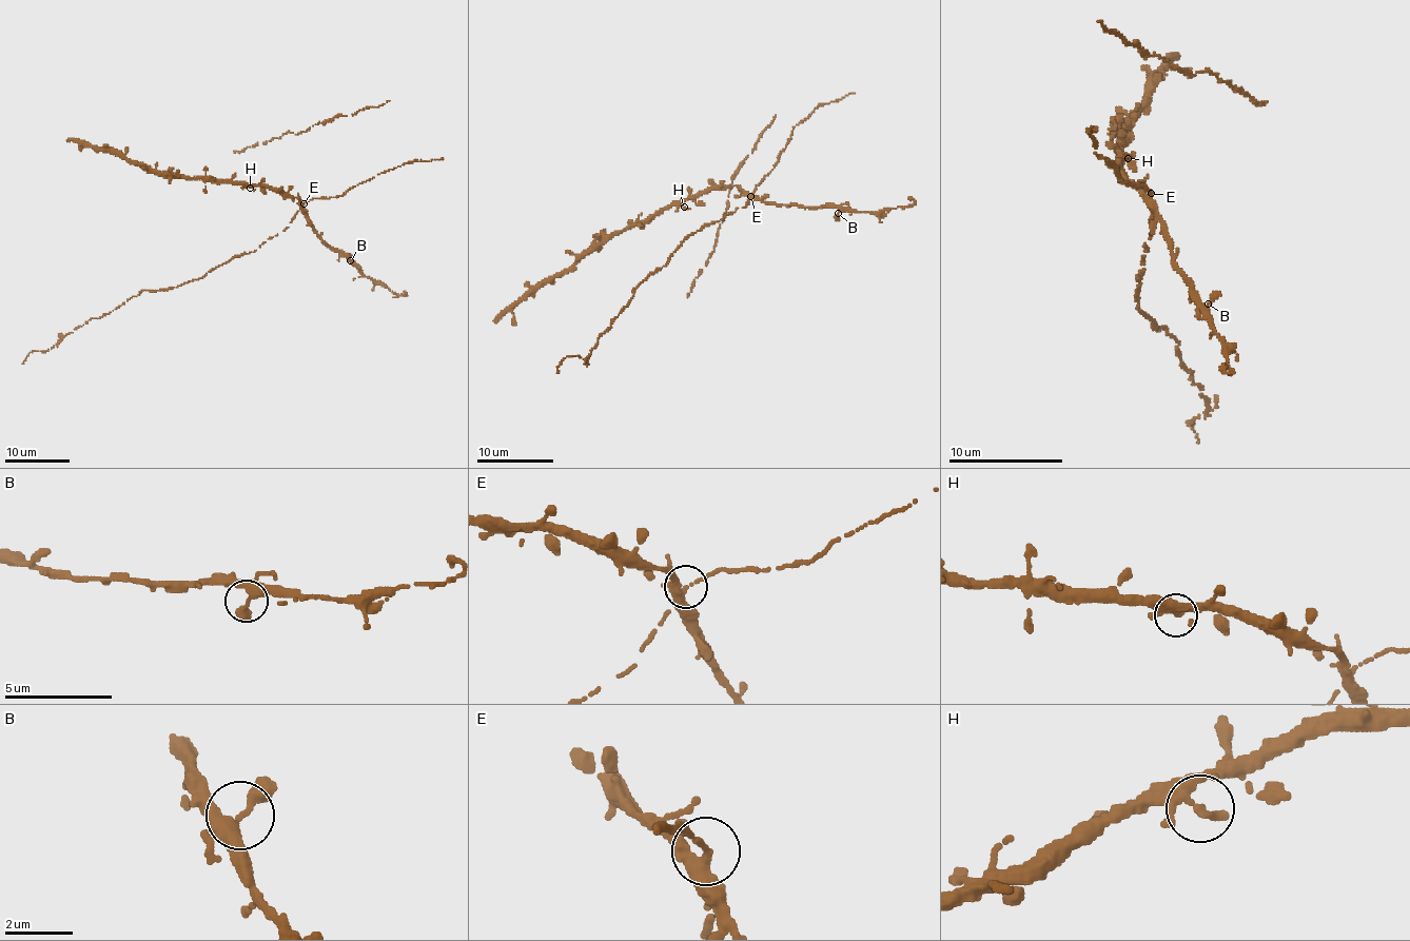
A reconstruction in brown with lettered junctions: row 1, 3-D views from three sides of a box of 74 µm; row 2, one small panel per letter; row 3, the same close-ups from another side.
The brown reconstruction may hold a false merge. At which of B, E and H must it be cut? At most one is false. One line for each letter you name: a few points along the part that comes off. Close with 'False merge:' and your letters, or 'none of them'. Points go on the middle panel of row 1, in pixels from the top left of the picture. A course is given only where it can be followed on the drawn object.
False merge: E

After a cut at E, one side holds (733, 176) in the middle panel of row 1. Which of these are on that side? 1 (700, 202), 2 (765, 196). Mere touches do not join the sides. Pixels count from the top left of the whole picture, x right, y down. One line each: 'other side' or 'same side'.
1: other side
2: other side

